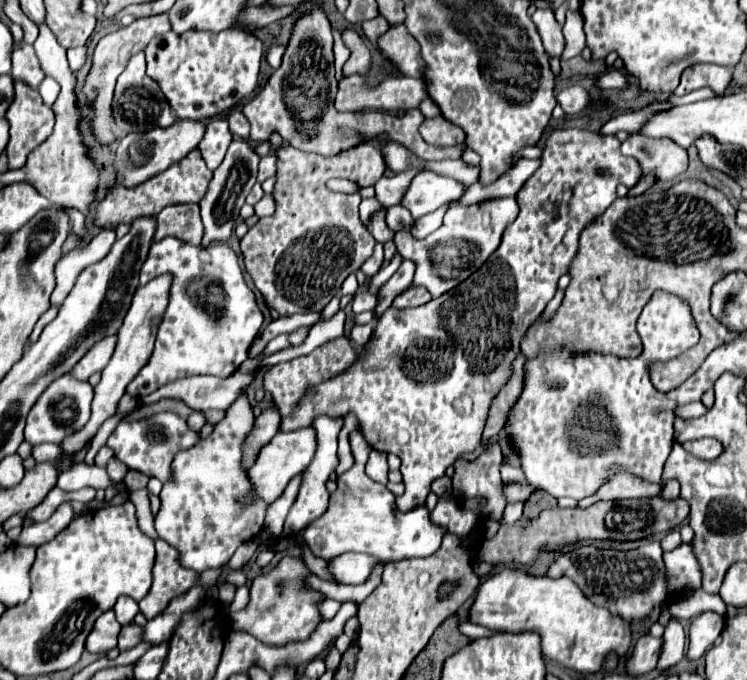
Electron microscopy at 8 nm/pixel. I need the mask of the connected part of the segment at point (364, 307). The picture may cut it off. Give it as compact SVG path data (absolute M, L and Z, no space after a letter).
M358 289L354 293L354 299L352 299L352 311L354 311L354 315L358 315L362 311L374 311L376 303L378 303L376 299L378 297L374 297L372 293L368 293L366 289Z

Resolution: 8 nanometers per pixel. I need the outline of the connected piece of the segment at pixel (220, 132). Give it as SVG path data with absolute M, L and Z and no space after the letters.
M220 117L210 119L208 125L206 125L204 139L198 145L198 149L202 153L202 159L206 161L210 171L214 171L222 163L224 153L226 153L230 143L232 143L232 135L228 131L228 121L220 119Z

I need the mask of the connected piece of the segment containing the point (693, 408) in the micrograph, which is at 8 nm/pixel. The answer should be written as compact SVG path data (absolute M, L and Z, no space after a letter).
M701 401L680 406L675 411L675 416L683 419L695 418L707 413L708 409Z

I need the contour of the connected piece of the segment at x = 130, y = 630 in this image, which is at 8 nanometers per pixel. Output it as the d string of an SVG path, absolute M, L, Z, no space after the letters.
M134 623L123 626L118 635L117 647L120 651L135 647L138 645L138 635L140 635L140 633L142 633L142 627L138 627L138 625L134 625Z

